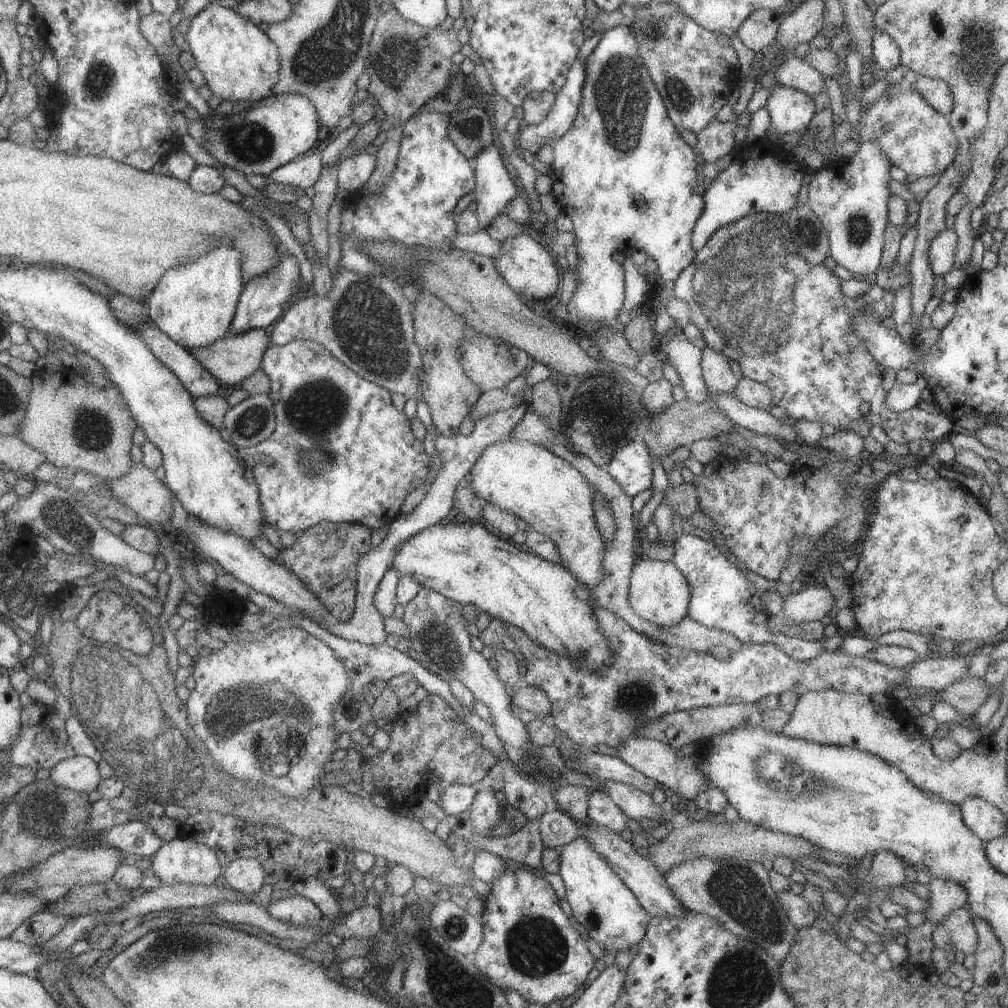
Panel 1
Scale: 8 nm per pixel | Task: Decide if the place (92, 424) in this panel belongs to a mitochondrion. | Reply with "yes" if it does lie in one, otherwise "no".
yes

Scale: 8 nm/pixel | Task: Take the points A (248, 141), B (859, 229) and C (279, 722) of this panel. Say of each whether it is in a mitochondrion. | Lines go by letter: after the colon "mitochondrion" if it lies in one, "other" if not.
A: mitochondrion
B: mitochondrion
C: mitochondrion

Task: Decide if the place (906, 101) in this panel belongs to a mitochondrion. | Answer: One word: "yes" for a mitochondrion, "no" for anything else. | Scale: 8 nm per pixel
no

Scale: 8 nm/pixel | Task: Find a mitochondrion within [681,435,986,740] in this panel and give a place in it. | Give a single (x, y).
(973, 595)

